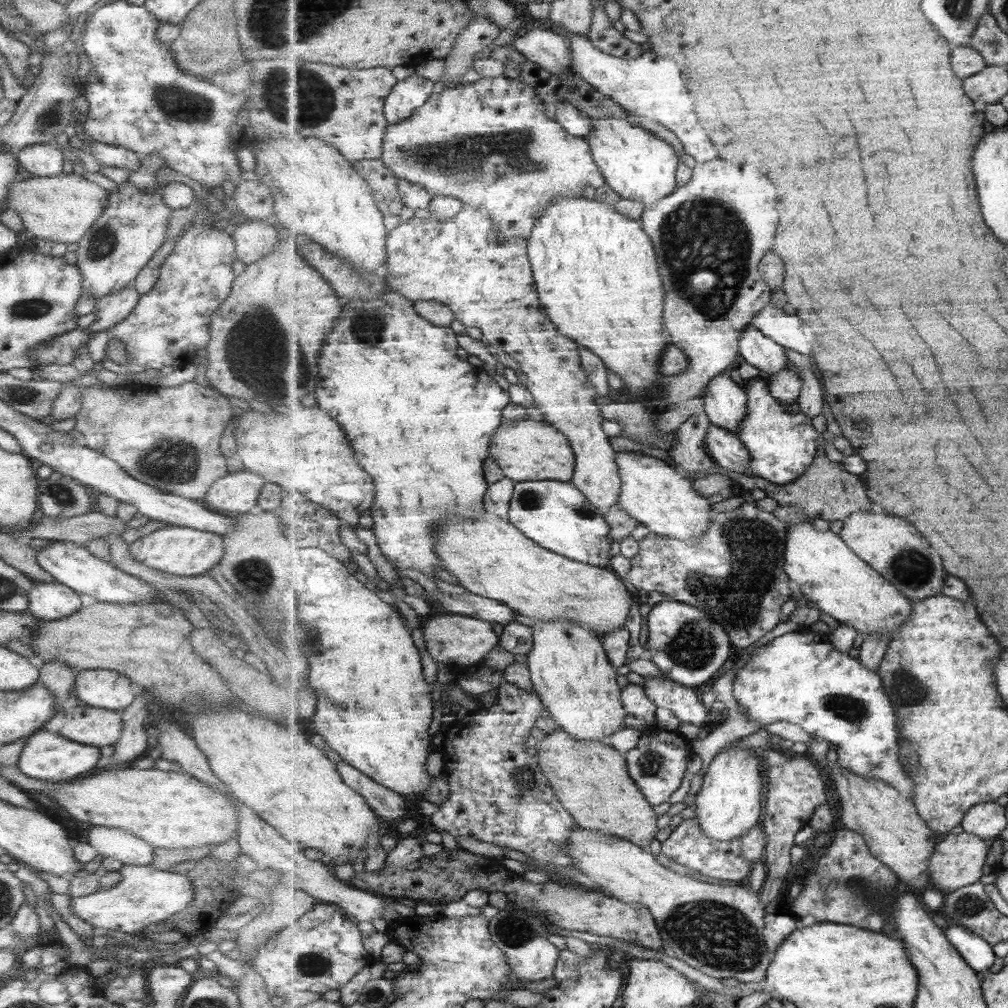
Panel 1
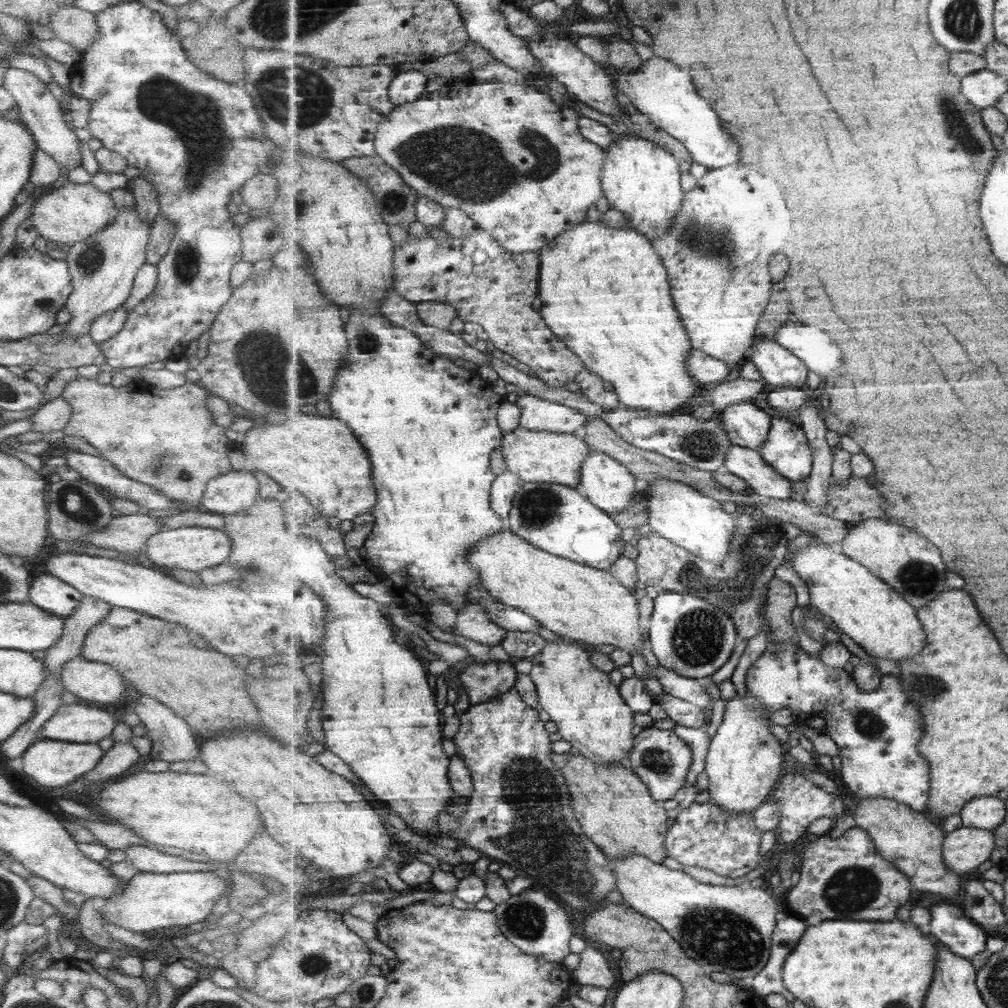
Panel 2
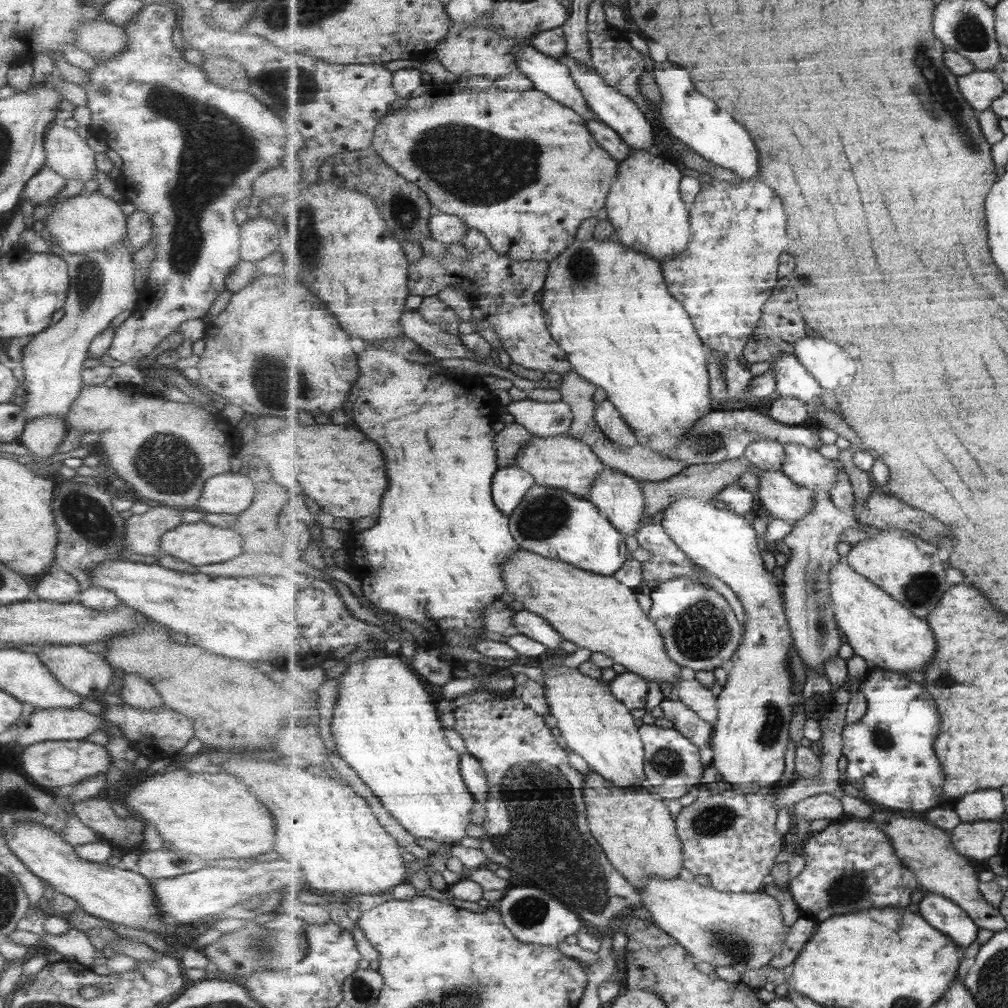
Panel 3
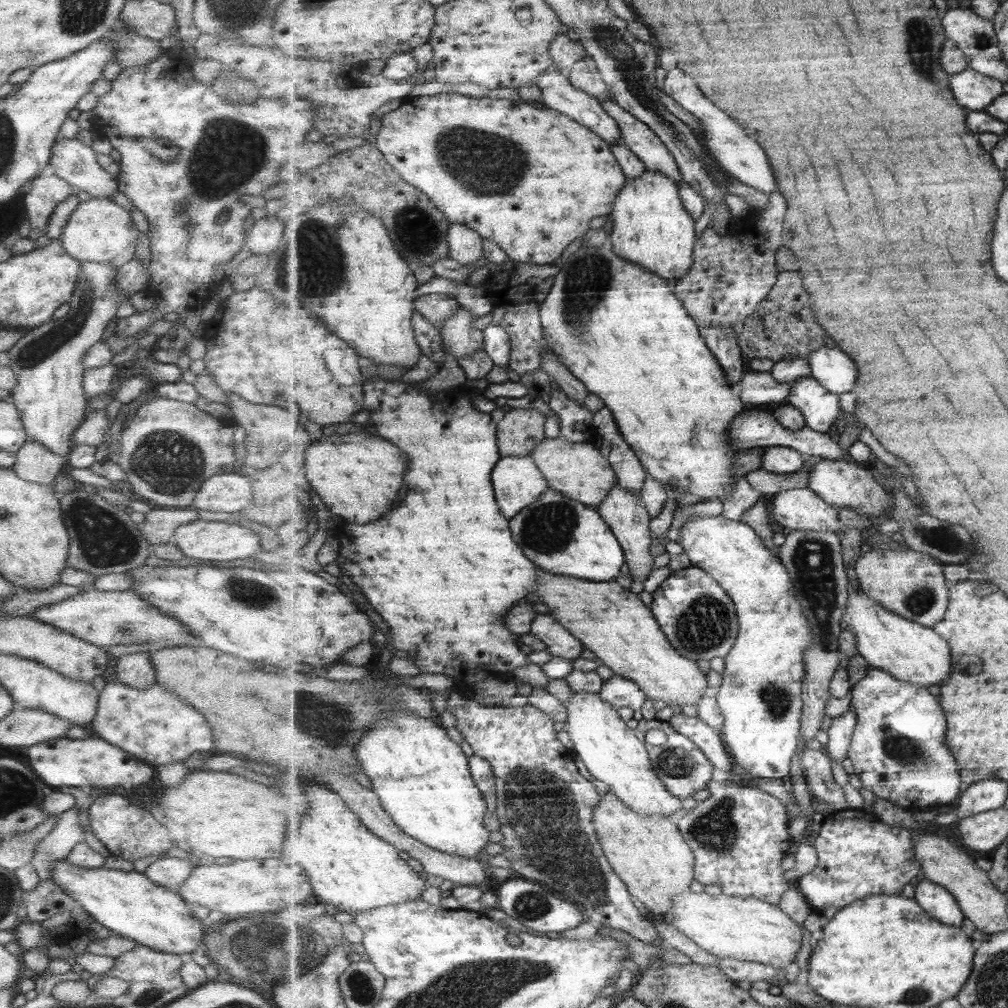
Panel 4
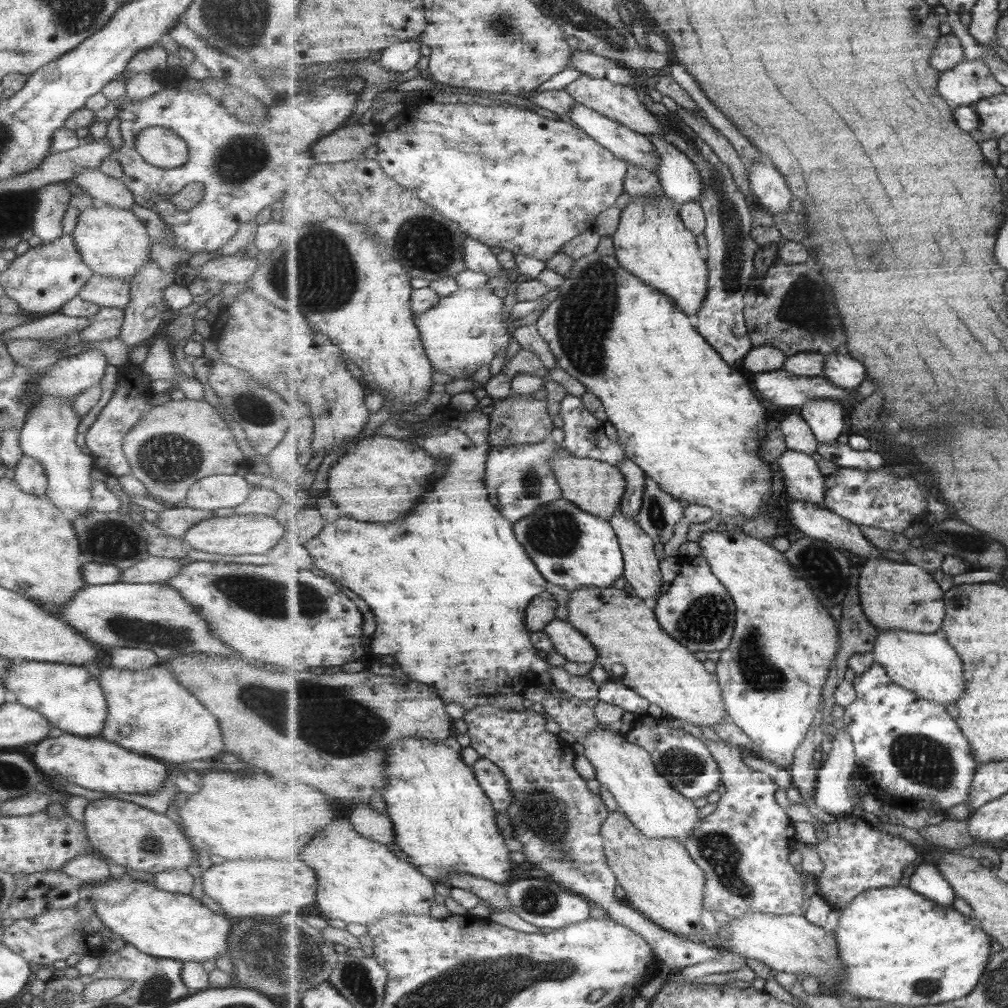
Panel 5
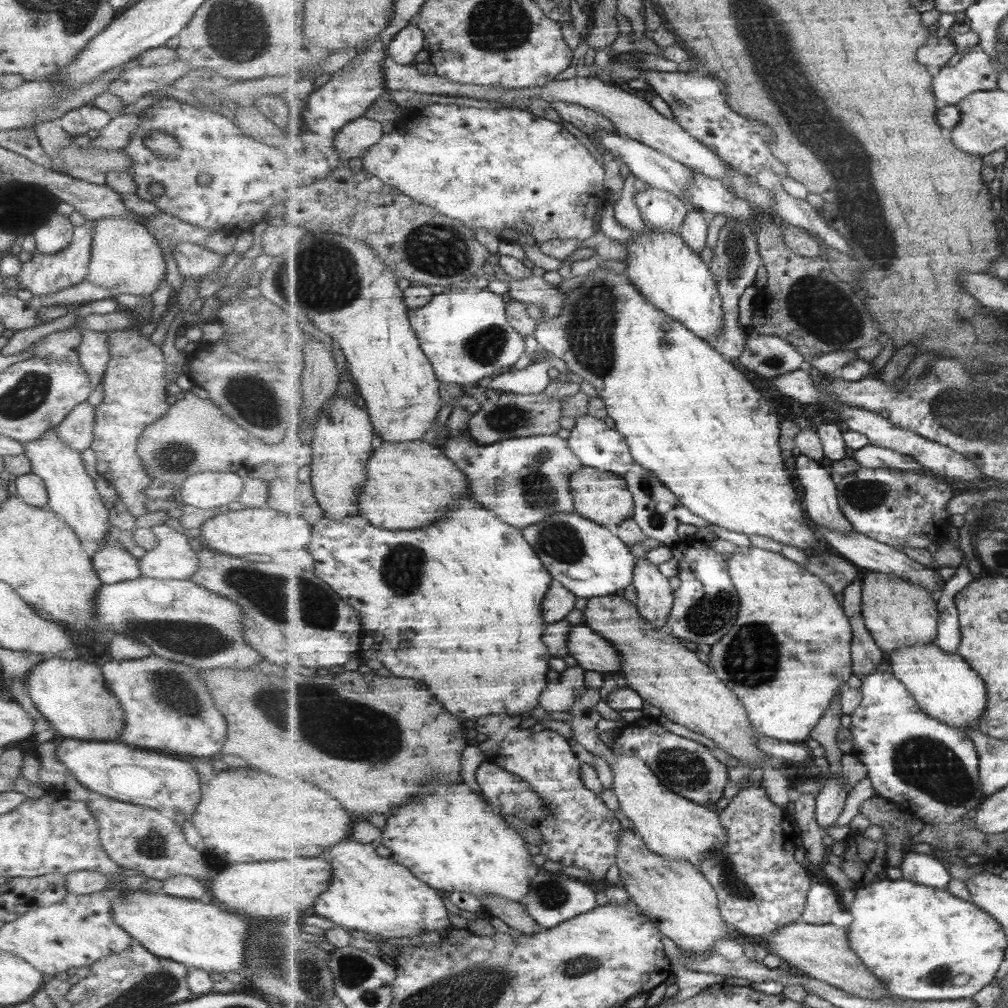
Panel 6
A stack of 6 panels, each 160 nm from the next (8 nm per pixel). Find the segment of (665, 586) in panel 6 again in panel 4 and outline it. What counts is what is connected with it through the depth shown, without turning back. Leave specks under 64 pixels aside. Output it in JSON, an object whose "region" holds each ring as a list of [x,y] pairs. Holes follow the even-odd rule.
{"region":[[[616,484],[609,496],[603,503],[593,506],[601,513],[605,522],[612,528],[613,534],[620,540],[621,546],[625,549],[626,564],[635,582],[630,587],[632,592],[641,595],[645,590],[645,580],[649,578],[653,570],[655,558],[652,553],[652,545],[655,544],[652,537],[652,518],[645,510],[645,504],[641,495],[629,492],[620,484]]]}

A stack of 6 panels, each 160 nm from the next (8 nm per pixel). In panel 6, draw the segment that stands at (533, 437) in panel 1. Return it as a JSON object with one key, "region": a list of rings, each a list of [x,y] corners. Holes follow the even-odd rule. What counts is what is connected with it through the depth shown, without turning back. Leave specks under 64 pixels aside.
{"region":[[[585,465],[571,475],[570,485],[576,501],[576,511],[589,520],[609,528],[617,528],[634,515],[636,507],[633,493],[627,482],[614,472],[605,472]]]}

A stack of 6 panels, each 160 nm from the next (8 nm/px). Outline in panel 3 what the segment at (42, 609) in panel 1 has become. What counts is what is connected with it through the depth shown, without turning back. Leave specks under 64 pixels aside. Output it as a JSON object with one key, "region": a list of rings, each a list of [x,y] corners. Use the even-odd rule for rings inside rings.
{"region":[[[52,564],[49,572],[43,575],[31,591],[31,598],[51,604],[71,604],[79,591],[79,584],[59,566]]]}

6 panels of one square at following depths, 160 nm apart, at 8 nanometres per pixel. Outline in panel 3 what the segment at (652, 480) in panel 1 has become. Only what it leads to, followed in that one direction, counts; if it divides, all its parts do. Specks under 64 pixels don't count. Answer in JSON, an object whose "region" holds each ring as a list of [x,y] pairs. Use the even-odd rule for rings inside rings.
{"region":[[[685,497],[681,500],[676,500],[667,510],[665,510],[661,523],[664,524],[666,531],[672,536],[672,539],[684,549],[689,559],[693,560],[697,566],[707,570],[709,574],[715,575],[717,579],[720,579],[732,589],[741,602],[745,612],[746,622],[744,627],[744,639],[740,648],[737,649],[736,654],[733,655],[730,665],[728,666],[727,682],[724,684],[722,691],[718,694],[720,712],[717,726],[714,727],[714,732],[712,733],[711,748],[714,755],[711,764],[717,772],[721,774],[723,782],[738,786],[737,789],[732,790],[743,791],[746,795],[756,794],[756,792],[765,792],[767,790],[775,790],[779,780],[785,776],[785,756],[787,756],[787,746],[789,746],[789,742],[791,742],[791,738],[789,737],[789,724],[791,724],[791,717],[793,716],[793,694],[791,693],[791,686],[793,686],[794,682],[794,673],[791,668],[791,655],[794,651],[794,639],[792,630],[789,626],[788,616],[785,614],[786,604],[784,598],[781,596],[781,589],[779,582],[777,582],[777,576],[775,576],[774,572],[771,570],[767,572],[767,564],[765,564],[763,556],[761,556],[761,538],[759,538],[759,534],[755,532],[753,523],[749,522],[747,518],[743,518],[743,516],[739,516],[735,512],[728,511],[726,508],[716,508],[713,500],[701,497]]]}

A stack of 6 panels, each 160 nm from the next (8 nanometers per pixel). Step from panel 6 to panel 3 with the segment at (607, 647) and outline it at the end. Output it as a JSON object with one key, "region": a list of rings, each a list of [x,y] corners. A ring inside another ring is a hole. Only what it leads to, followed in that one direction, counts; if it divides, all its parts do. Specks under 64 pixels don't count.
{"region":[[[524,609],[523,611],[515,612],[514,621],[519,633],[541,642],[547,649],[553,649],[556,653],[561,652],[563,636],[551,626],[548,620],[539,616],[539,614]]]}

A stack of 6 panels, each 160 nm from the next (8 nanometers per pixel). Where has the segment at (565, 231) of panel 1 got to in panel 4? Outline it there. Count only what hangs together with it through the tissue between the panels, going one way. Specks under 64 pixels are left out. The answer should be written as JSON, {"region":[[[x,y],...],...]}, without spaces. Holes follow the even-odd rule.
{"region":[[[582,245],[577,252],[570,255],[564,264],[561,264],[561,268],[561,272],[555,276],[545,300],[539,304],[549,350],[557,354],[561,362],[571,370],[571,373],[586,384],[589,392],[603,399],[605,407],[611,409],[621,434],[656,481],[661,485],[670,484],[684,494],[695,494],[704,500],[708,498],[709,501],[720,498],[722,494],[729,494],[736,487],[737,480],[734,477],[734,472],[737,467],[734,460],[740,451],[730,441],[730,428],[737,416],[747,408],[746,402],[739,396],[738,387],[732,387],[724,369],[721,368],[720,361],[711,352],[704,336],[701,336],[696,317],[691,315],[688,308],[685,308],[684,301],[673,292],[670,281],[661,278],[655,272],[648,272],[647,268],[621,258],[613,248],[605,250],[605,248]]]}

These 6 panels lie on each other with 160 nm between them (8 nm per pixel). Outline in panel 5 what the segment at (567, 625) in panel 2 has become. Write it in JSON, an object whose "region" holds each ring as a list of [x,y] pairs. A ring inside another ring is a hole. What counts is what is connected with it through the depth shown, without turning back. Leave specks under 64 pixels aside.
{"region":[[[583,587],[570,593],[567,602],[567,620],[579,628],[600,652],[598,662],[609,674],[609,679],[636,690],[647,701],[660,707],[670,718],[691,722],[695,726],[713,728],[724,718],[730,719],[725,710],[725,700],[718,677],[711,674],[695,652],[685,648],[660,626],[654,607],[634,594],[611,588]]]}

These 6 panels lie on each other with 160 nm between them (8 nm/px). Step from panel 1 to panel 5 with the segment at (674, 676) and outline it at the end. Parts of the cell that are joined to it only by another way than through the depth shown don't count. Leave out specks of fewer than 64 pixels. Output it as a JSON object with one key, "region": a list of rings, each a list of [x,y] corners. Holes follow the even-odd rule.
{"region":[[[705,555],[686,556],[680,559],[680,573],[655,602],[654,609],[660,626],[673,639],[680,641],[693,652],[729,648],[736,631],[736,602],[728,588],[713,573]]]}

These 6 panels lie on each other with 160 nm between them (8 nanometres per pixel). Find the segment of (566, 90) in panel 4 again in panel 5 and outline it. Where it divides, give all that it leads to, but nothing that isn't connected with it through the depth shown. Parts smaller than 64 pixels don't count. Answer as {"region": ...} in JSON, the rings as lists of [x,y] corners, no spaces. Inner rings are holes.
{"region":[[[575,102],[569,118],[585,133],[605,146],[615,156],[625,160],[628,165],[637,165],[655,172],[659,165],[659,154],[649,138],[626,128],[601,113]]]}

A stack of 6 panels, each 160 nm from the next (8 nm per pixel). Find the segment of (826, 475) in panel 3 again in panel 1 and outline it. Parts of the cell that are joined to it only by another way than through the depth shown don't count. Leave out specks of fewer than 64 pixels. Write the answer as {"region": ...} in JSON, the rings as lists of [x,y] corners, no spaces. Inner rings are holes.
{"region":[[[761,377],[746,380],[745,390],[749,395],[749,412],[738,435],[749,448],[752,456],[749,475],[766,478],[778,485],[786,485],[795,482],[808,471],[821,450],[817,441],[822,440],[817,430],[813,428],[811,418],[800,411],[790,414],[787,405],[777,400],[769,387]]]}

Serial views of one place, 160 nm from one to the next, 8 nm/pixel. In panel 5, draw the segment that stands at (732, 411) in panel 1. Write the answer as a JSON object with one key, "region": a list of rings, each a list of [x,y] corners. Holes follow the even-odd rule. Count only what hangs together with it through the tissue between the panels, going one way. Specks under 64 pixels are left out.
{"region":[[[788,448],[778,458],[778,464],[784,474],[786,498],[826,506],[827,476],[819,470],[819,464],[813,456]]]}

